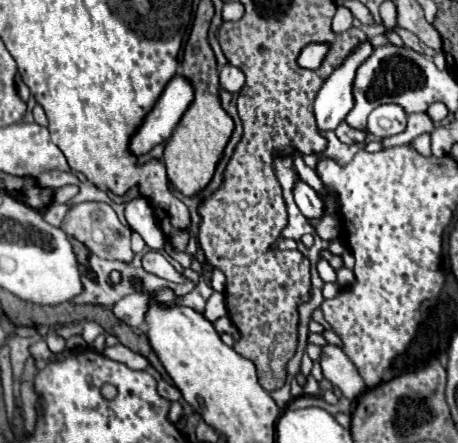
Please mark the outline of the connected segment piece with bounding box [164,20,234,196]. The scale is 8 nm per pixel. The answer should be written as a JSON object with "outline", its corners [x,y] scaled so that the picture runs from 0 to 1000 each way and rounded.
{"outline":[[[428,45],[419,77],[406,95],[402,126],[397,126],[397,153],[402,172],[424,190],[428,221],[397,262],[393,280],[384,284],[380,302],[367,312],[358,334],[358,370],[367,384],[371,415],[393,429],[402,442],[428,442],[441,433],[467,388],[476,366],[489,352],[489,334],[507,312],[511,298],[511,271],[498,262],[498,253],[480,235],[480,190],[476,190],[476,163],[472,163],[472,126],[454,99],[450,68],[428,68]]]}

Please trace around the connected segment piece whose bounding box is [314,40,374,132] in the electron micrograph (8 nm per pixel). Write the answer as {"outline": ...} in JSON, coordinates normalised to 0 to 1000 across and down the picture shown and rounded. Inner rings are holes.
{"outline":[[[808,90],[786,95],[760,122],[760,131],[751,131],[751,144],[742,144],[703,190],[686,230],[690,280],[703,298],[734,293],[734,284],[751,275],[751,262],[760,262],[760,253],[769,248],[769,235],[773,235],[769,190],[777,176],[777,158],[812,122],[812,113],[817,104]]]}

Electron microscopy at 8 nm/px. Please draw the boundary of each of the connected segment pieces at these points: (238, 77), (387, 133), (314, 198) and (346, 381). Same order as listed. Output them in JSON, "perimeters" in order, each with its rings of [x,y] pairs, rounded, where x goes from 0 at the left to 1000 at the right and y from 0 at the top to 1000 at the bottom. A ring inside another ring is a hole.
{"perimeters":[[[[493,144],[480,158],[480,190],[498,208],[524,208],[524,199],[533,194],[533,167],[528,167],[528,158],[520,158],[507,144]]],[[[838,235],[808,253],[803,298],[821,312],[852,312],[886,293],[886,253],[869,235]]],[[[659,406],[646,411],[642,420],[642,451],[651,460],[651,470],[659,474],[659,483],[677,497],[690,497],[690,488],[707,488],[707,456],[699,451],[699,442]]],[[[721,777],[707,781],[699,826],[703,826],[707,853],[721,858],[751,898],[777,903],[799,880],[799,867],[790,849],[782,844],[777,826],[742,786],[721,781]]]]}

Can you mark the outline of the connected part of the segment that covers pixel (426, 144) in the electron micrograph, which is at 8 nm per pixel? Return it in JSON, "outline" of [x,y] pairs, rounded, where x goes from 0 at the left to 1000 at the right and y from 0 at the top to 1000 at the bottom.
{"outline":[[[921,302],[913,312],[904,312],[895,321],[900,334],[908,334],[908,343],[917,343],[921,352],[939,352],[939,302]]]}

